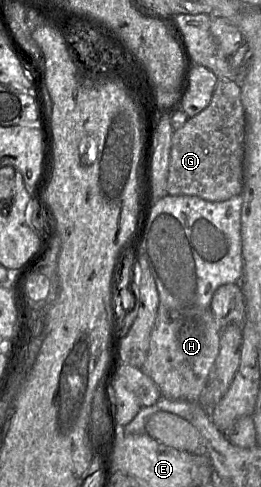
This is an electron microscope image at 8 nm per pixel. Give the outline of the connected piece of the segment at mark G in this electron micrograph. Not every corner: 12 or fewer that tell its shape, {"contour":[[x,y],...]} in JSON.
{"contour":[[240,84],[173,133],[168,194],[242,194]]}

